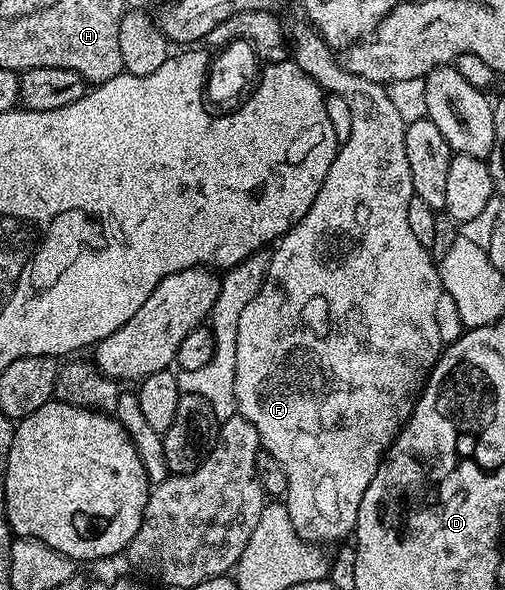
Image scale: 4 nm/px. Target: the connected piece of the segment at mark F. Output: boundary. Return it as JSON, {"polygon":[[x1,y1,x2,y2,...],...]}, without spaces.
{"polygon":[[307,21,301,23,288,23,286,27,286,35,290,40,290,55,291,58,299,65,304,72,313,79,320,88,322,88,329,96,337,95,342,102,348,103,348,140,339,144,336,160,330,165,330,169,324,178,322,189,318,193,318,197,314,197,314,205,310,205,310,209,306,213,306,217,302,217,302,221,298,221,291,227,284,235,281,235,278,242,275,244,272,251,272,260,270,261,270,269,266,273,266,281,262,285,262,289,258,289,258,297,254,297,254,301,250,301,250,305,246,305,246,309,242,309,242,318,238,321,238,353,234,361,234,397,236,398,236,409,239,415,246,417,246,421,250,421,250,425,254,425,254,429,258,429,258,437,260,438,260,445,263,450,270,453,270,457,274,457,274,461,278,461,278,465,282,465,282,469,286,469,286,485,288,486,288,493,286,496,286,506,290,513,290,521,294,521,294,529,299,535,307,541,307,543,315,543,317,545,325,545,324,543,336,543,339,539,344,539,353,534,356,529,356,522,358,521,358,505,362,505,362,496,366,493,366,488,370,486,370,481,374,481,374,473,378,473,378,465,384,459,384,454,388,452,388,446,396,441,396,436,399,435,400,430,408,424,408,419,414,413,416,403,420,399,420,395,424,392,424,386,428,383,428,377,432,374,432,368,435,367,437,359,440,358,442,344,439,339,438,326,434,317,434,309,437,308,438,301,442,296,442,288,440,285,440,268,436,260,432,258,432,252,429,248,422,245,422,241,418,241,418,237,414,237,414,232,410,229,410,221,406,221,406,212,410,209,410,201,414,198,412,193,412,182,410,181,410,164,406,161,406,137,404,136,404,128,406,126,406,118,402,112,396,108,394,100,388,96,389,88,383,83,375,83,374,81,366,81,366,77,358,77,358,73,350,73,339,62,332,60,334,55,333,48,328,46,324,36]]}

